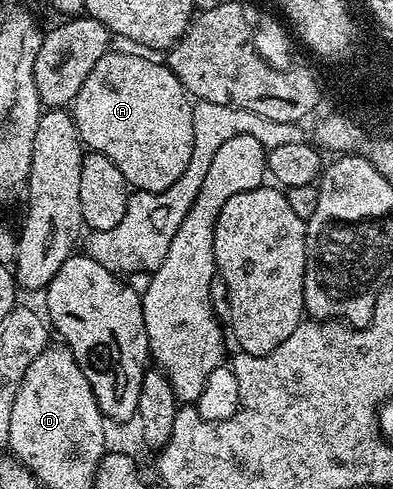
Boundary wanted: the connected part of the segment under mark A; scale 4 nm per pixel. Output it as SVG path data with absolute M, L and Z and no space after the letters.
M107 52L103 55L103 59L99 59L99 63L95 63L95 67L91 67L91 75L87 75L83 87L79 87L79 95L73 100L71 112L81 136L82 146L86 150L101 153L107 159L111 159L111 163L115 163L115 167L119 167L119 171L123 171L123 179L129 182L134 190L142 193L167 191L167 187L171 187L171 183L175 183L175 179L179 179L179 175L183 175L183 171L191 159L191 151L193 150L193 105L189 94L183 87L183 83L179 83L179 79L171 72L168 64L161 62L160 65L159 62L152 61L149 57L140 57L137 53Z

